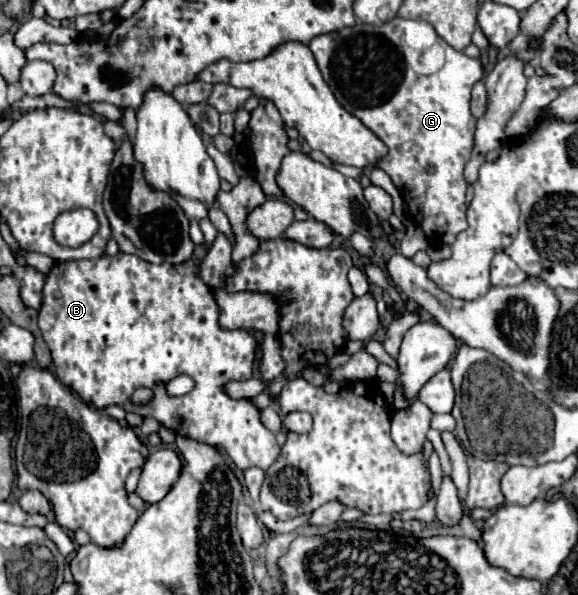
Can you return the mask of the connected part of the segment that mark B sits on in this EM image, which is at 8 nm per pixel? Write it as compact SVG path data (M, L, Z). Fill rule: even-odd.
M125 252L115 256L103 254L95 260L59 262L45 280L39 328L51 350L55 374L63 384L87 400L87 404L93 404L99 410L117 404L125 412L151 416L161 426L173 430L179 436L221 448L239 470L247 470L251 466L267 470L281 450L275 434L263 426L259 408L249 398L235 400L225 392L227 382L243 382L253 376L257 340L243 328L221 328L219 306L215 302L213 290L199 278L199 264L201 260L197 258L181 264L151 264ZM179 374L191 376L195 380L195 388L185 396L167 396L165 382ZM137 386L153 388L155 396L149 404L131 404L129 396Z

